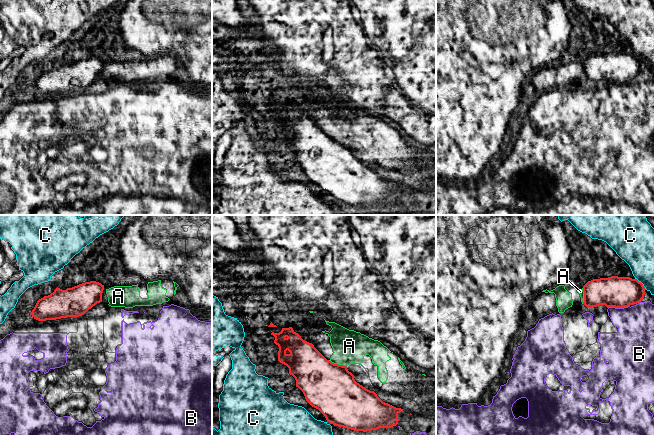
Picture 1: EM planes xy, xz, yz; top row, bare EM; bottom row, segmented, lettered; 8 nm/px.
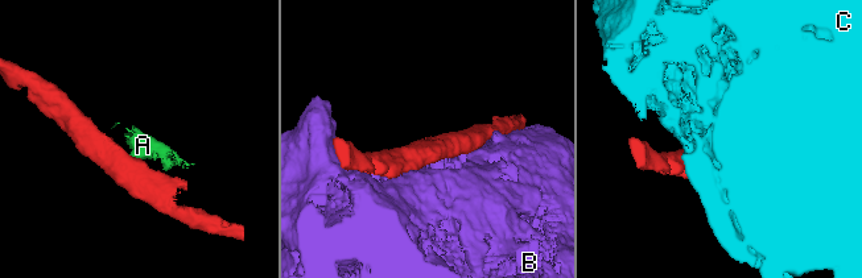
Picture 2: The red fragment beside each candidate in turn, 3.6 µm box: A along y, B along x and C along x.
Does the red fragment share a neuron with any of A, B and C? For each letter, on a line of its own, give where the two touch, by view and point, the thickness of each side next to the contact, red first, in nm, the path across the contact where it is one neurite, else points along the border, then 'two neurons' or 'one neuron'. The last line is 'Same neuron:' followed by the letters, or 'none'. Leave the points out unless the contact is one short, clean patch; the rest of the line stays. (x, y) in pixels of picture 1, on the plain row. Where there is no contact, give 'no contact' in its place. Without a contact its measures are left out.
A: xz (337, 140) | 400/260 nm | along xz (328, 136), (345, 142) | two neurons
B: yz (618, 83) | 260/300 nm | two neurons
C: yz (641, 59) | 260/260 nm | two neurons
Same neuron: none

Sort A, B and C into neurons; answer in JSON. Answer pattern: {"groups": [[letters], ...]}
{"groups": [["A"], ["B"], ["C"]]}

